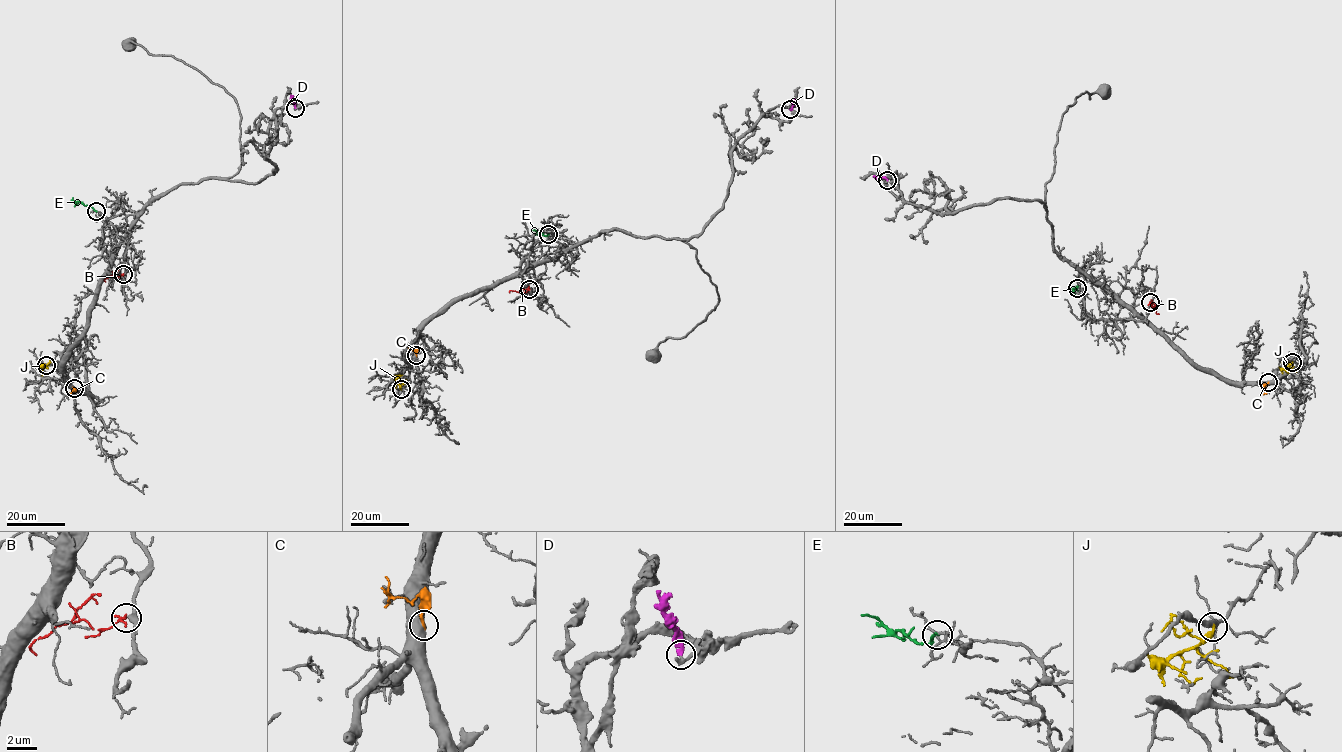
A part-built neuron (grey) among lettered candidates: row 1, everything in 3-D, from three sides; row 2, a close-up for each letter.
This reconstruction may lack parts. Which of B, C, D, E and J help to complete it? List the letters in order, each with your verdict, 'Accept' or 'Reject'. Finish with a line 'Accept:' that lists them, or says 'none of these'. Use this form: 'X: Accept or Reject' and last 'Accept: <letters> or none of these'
B: Accept
C: Reject
D: Reject
E: Reject
J: Reject
Accept: B

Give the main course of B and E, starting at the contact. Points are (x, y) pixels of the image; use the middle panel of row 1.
B: (529, 290), (509, 292)
E: (548, 234), (536, 232)

